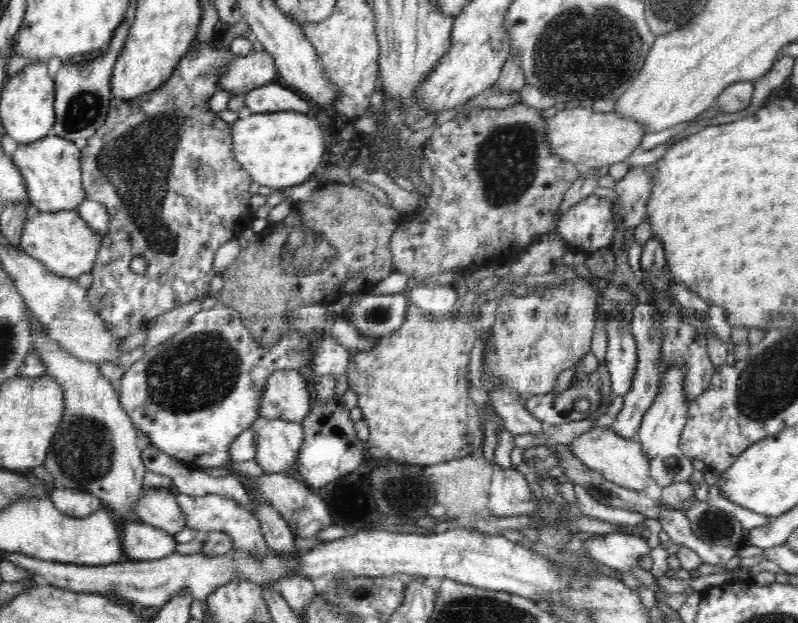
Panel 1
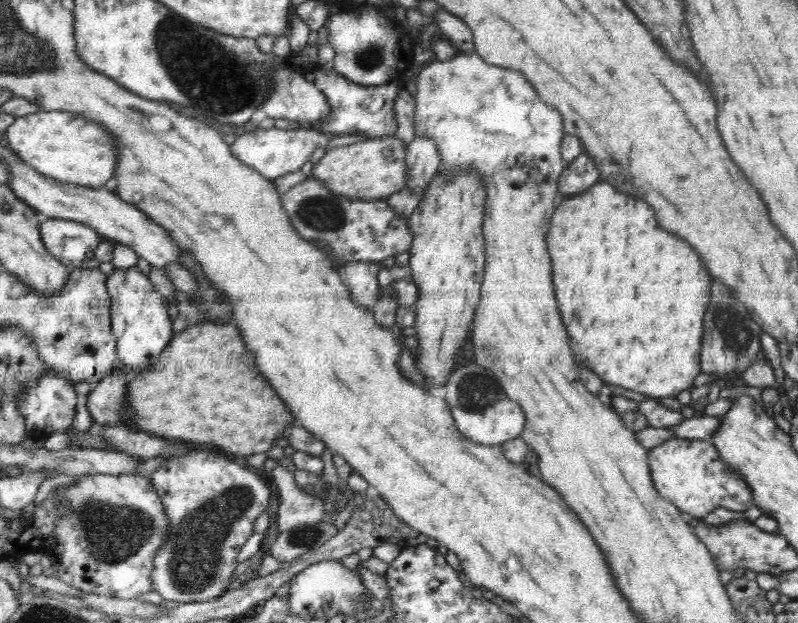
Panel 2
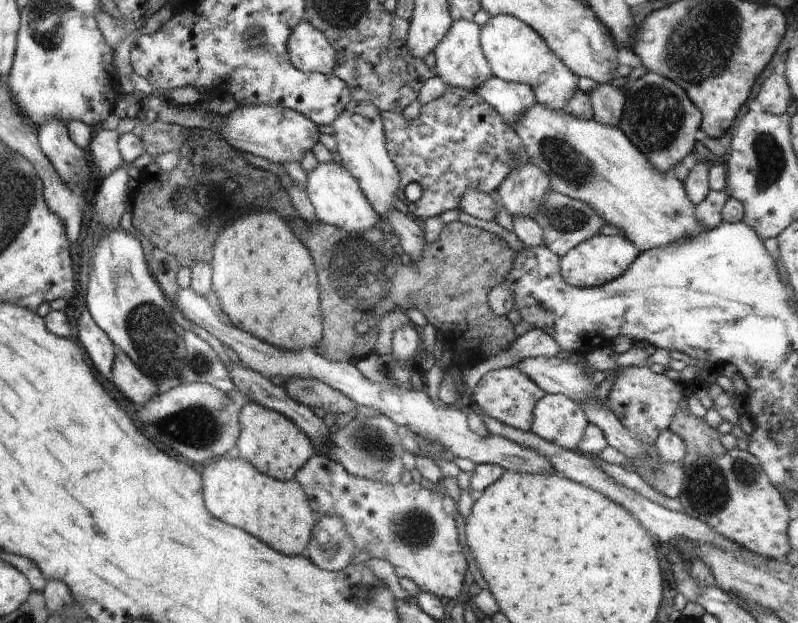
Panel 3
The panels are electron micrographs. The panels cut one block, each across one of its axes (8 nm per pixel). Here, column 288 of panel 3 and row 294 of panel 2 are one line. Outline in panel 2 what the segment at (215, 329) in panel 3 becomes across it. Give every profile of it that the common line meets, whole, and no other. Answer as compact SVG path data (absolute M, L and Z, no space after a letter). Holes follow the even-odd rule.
M350 262L337 267L338 275L349 288L353 302L365 308L370 308L379 299L380 270L381 264L372 262Z

